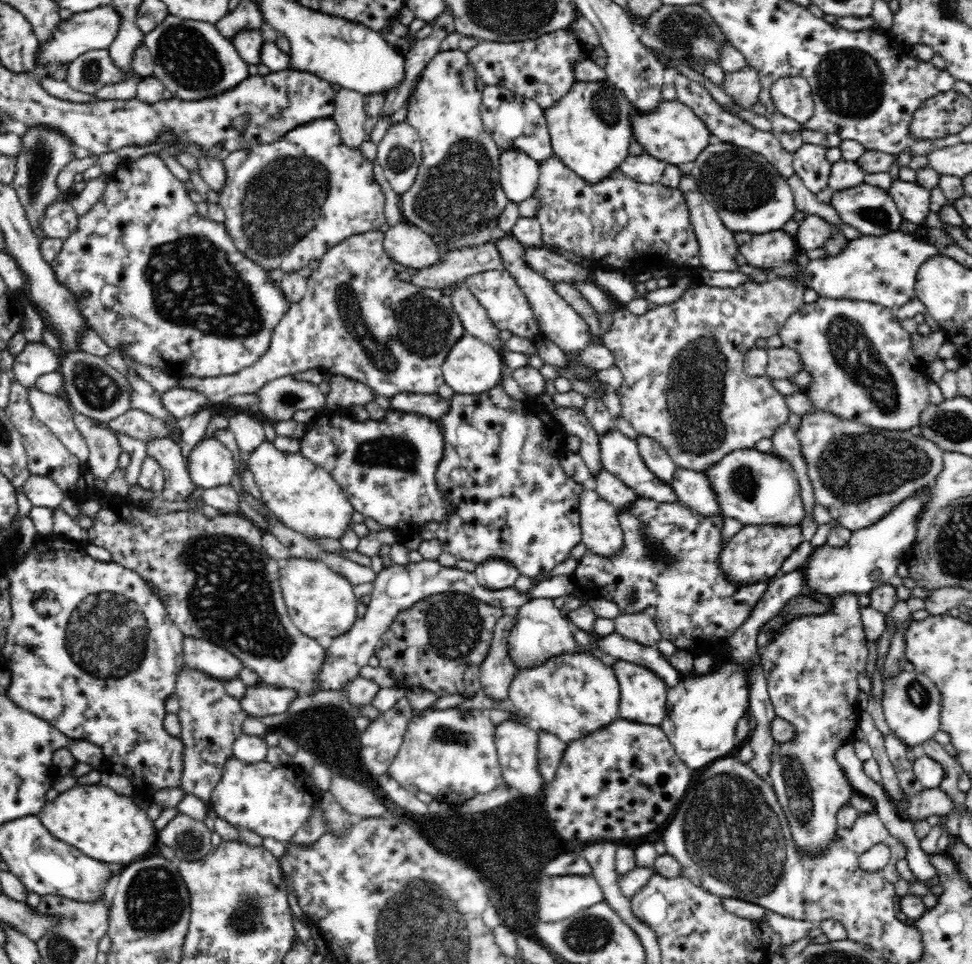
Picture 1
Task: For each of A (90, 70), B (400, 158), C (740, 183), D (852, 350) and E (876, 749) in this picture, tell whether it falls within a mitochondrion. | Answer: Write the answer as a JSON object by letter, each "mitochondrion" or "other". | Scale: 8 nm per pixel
{"A":"mitochondrion","B":"mitochondrion","C":"mitochondrion","D":"mitochondrion","E":"other"}

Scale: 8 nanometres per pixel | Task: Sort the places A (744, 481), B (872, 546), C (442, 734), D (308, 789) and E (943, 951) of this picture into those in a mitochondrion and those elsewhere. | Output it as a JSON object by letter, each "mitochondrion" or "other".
{"A":"mitochondrion","B":"other","C":"mitochondrion","D":"other","E":"other"}

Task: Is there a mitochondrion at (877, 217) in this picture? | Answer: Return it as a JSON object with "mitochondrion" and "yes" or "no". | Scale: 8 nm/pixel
{"mitochondrion":"yes"}

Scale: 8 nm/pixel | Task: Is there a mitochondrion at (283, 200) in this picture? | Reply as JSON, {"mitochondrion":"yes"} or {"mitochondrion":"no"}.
{"mitochondrion":"yes"}

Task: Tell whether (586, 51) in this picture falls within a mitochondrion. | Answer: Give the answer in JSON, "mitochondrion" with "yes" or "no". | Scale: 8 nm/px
{"mitochondrion":"no"}

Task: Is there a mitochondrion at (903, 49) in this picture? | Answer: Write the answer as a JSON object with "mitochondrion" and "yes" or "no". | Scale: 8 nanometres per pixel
{"mitochondrion":"no"}

